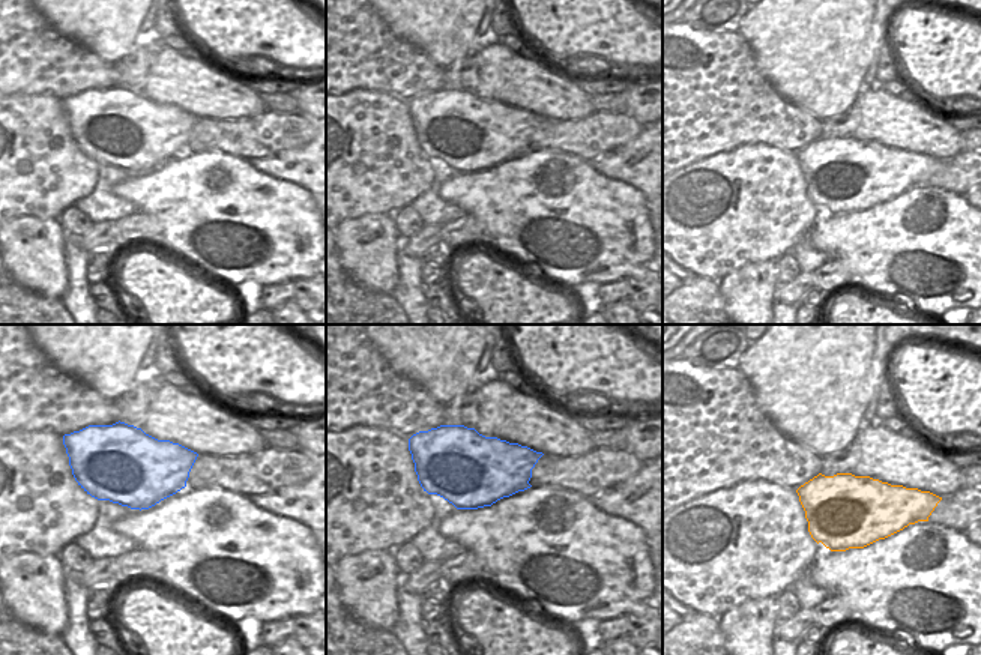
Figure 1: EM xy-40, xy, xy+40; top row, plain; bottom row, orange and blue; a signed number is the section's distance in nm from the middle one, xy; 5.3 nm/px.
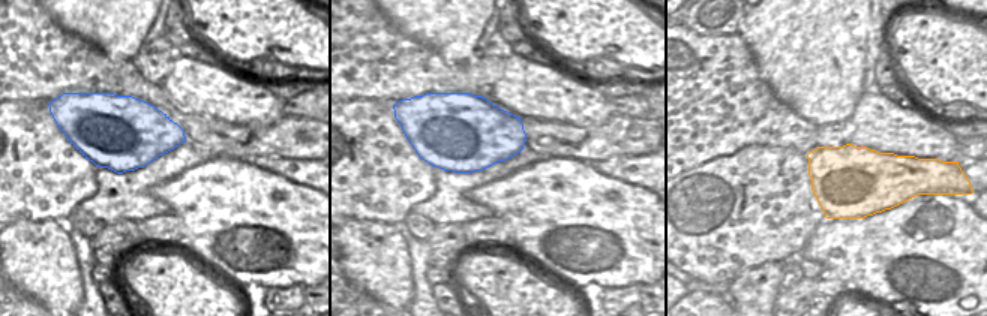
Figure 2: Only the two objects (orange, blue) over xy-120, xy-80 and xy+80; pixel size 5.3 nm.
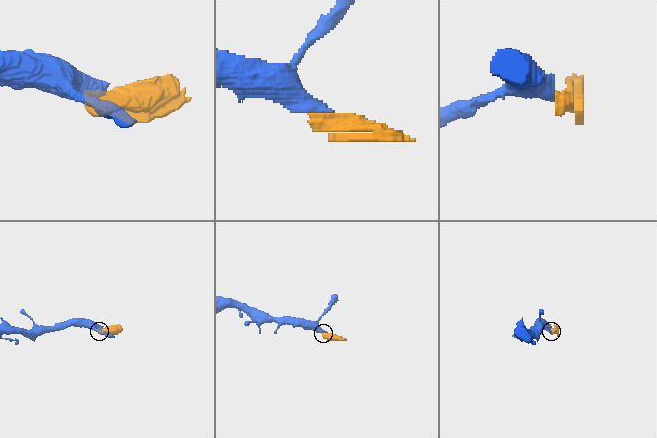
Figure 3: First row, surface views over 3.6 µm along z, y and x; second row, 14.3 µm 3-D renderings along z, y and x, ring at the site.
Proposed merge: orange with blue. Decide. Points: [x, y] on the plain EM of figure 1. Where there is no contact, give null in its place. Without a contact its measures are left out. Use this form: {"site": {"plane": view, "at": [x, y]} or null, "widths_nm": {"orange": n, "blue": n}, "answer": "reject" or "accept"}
{"site": null, "answer": "accept"}

